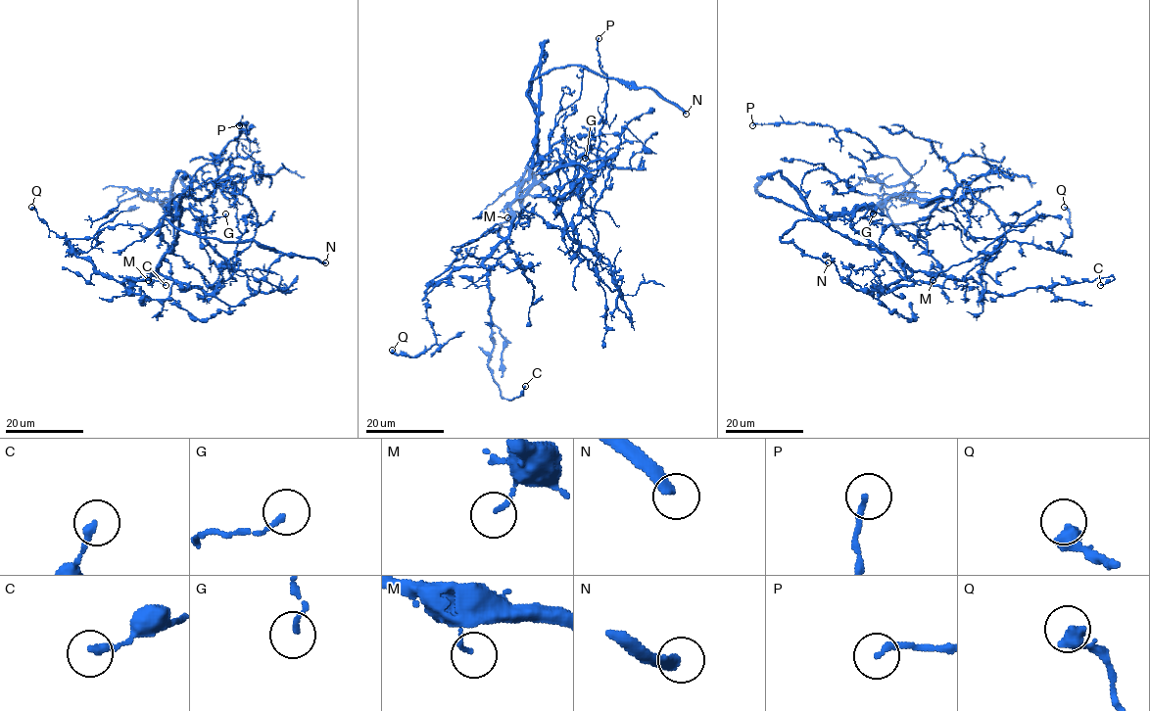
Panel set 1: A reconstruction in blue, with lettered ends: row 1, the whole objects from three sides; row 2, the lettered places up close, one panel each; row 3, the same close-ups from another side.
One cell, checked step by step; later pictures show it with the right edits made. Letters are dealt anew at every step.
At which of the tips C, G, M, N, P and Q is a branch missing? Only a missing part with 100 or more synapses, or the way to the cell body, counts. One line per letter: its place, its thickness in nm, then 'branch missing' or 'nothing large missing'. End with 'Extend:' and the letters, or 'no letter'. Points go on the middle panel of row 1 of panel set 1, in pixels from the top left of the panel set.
C: (525, 386) | 240 nm | nothing large missing
G: (585, 158) | 140 nm | nothing large missing
M: (507, 217) | 130 nm | nothing large missing
N: (686, 114) | 320 nm | branch missing
P: (598, 38) | 170 nm | nothing large missing
Q: (392, 350) | 480 nm | nothing large missing
Extend: N

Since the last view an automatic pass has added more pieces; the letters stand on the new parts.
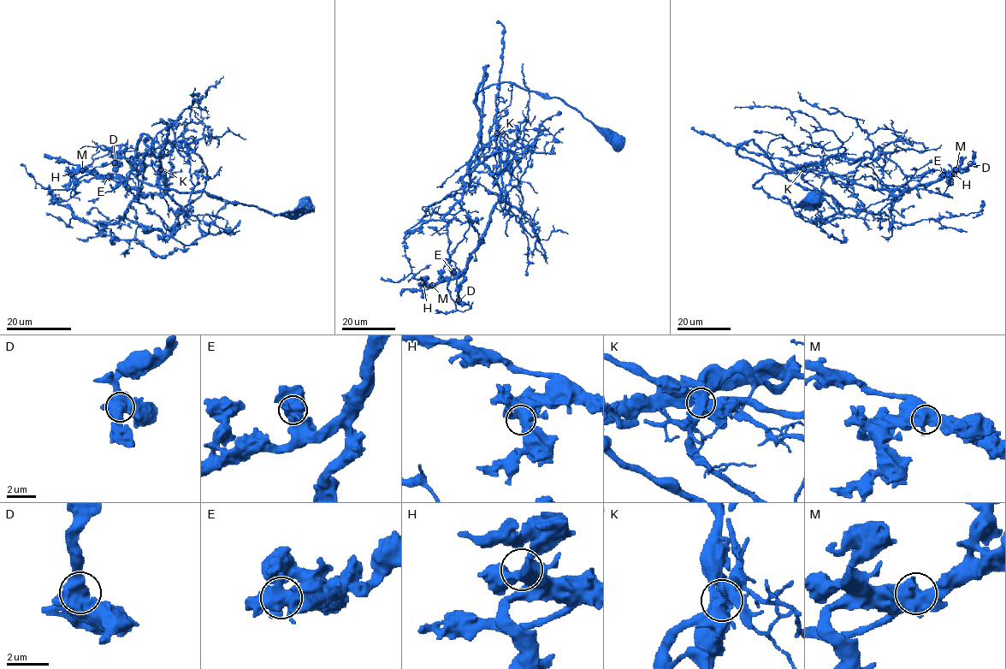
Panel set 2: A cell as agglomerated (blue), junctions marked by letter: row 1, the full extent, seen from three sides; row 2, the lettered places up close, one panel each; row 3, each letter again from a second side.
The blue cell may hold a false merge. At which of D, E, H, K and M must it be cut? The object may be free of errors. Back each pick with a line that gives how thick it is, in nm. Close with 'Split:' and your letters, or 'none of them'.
K: Thickness 650 nm
Split: K

